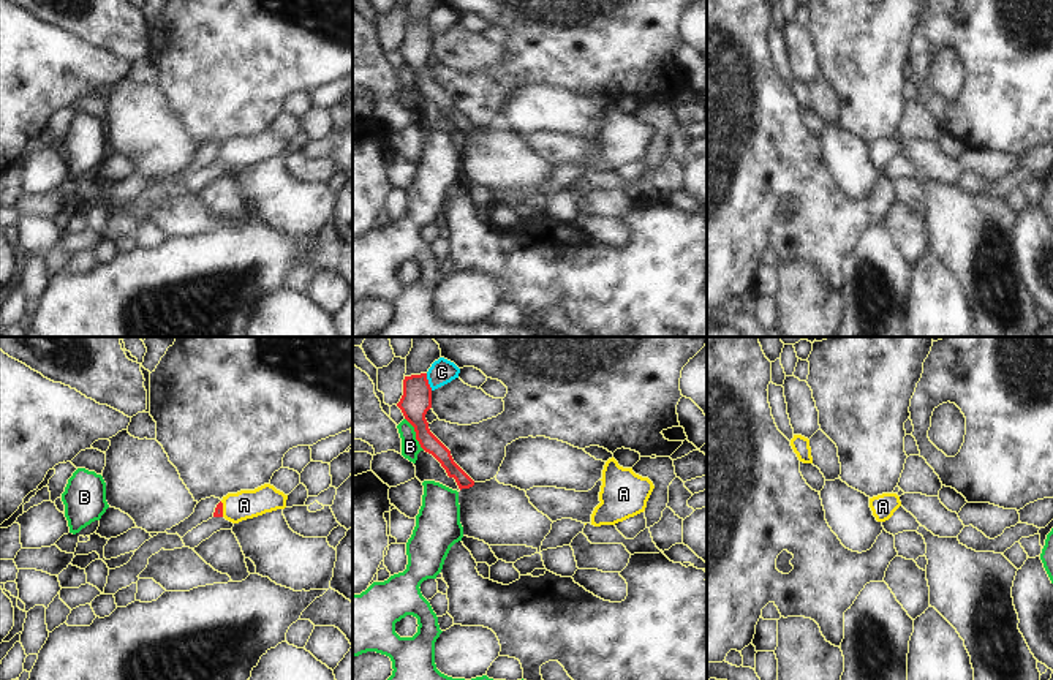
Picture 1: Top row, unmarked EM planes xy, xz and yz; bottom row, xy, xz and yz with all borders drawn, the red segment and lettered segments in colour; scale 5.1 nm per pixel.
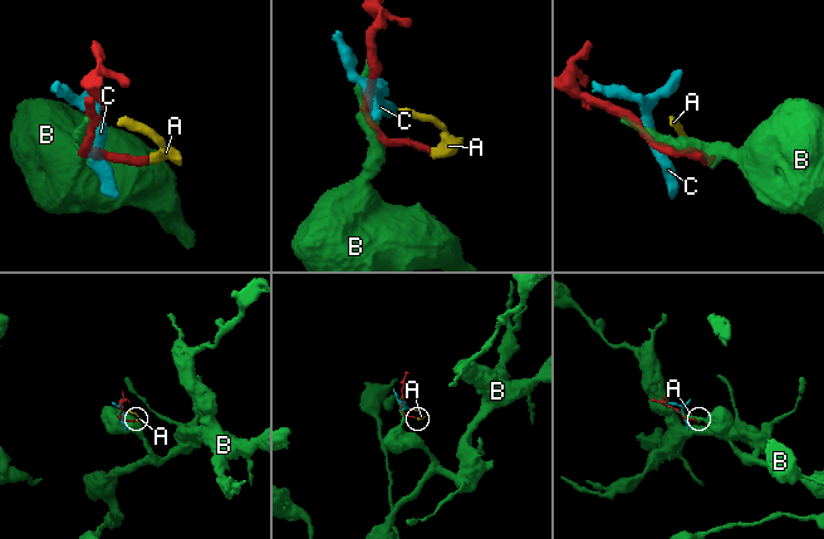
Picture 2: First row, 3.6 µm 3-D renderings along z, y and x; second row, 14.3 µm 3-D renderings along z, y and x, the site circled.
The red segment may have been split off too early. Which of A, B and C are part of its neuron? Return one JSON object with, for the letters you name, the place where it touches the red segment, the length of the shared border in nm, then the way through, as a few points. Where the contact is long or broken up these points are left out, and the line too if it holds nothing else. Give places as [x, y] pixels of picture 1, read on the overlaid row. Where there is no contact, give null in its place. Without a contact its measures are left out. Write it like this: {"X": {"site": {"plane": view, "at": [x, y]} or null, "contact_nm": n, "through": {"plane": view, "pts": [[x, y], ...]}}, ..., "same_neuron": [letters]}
{"A": {"site": {"plane": "xy", "at": [222, 510]}, "contact_nm": 80}, "same_neuron": ["A"]}

